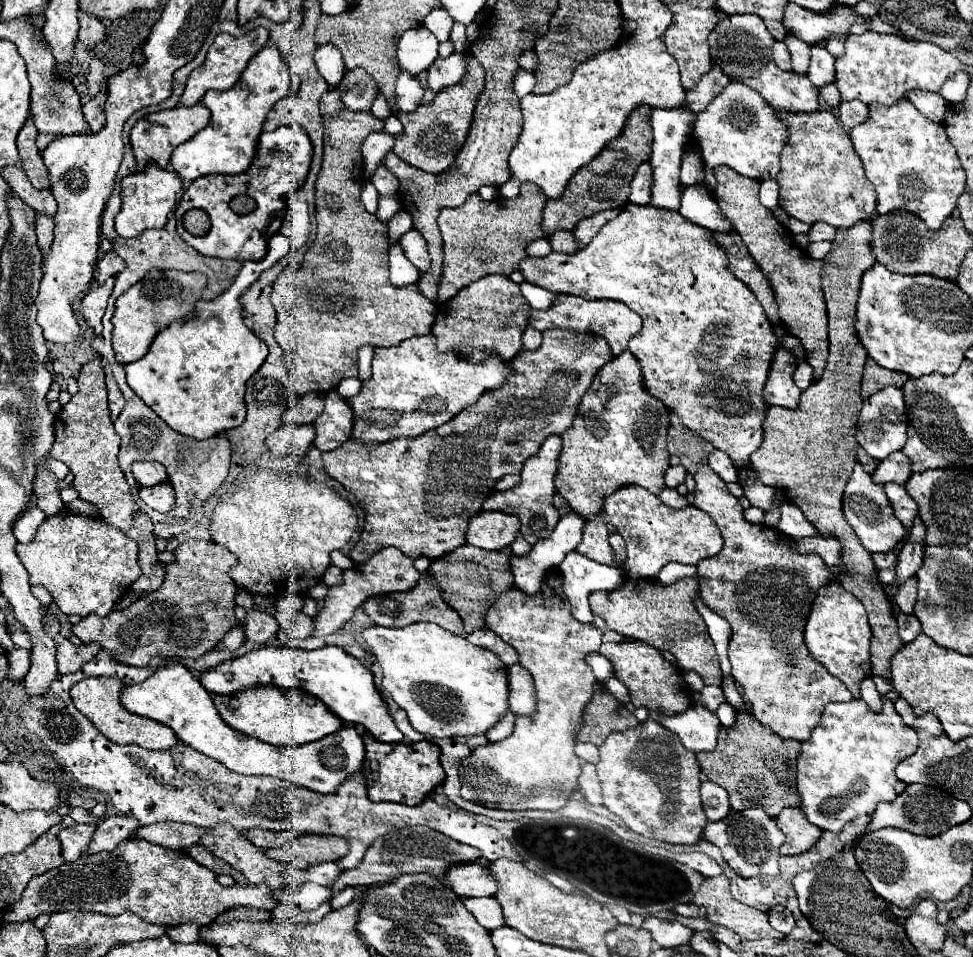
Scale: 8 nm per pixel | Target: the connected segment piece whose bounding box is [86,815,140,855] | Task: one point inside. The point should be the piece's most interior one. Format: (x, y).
(111, 830)

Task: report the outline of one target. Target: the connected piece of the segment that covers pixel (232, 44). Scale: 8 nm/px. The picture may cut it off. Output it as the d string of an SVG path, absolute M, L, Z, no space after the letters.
M258 27L242 37L232 37L232 35L226 35L226 33L220 33L214 43L210 45L208 49L208 55L206 55L206 61L194 69L186 81L186 89L184 89L184 95L182 95L182 105L184 107L192 107L196 103L200 103L200 99L204 97L206 91L210 89L216 89L216 91L226 91L226 89L232 89L238 79L240 79L240 73L244 71L244 67L248 65L248 61L266 45L268 41L268 31L264 27Z

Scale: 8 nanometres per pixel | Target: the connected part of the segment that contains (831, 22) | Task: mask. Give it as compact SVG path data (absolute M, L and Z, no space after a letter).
M788 3L784 11L784 27L790 35L796 35L808 45L828 41L838 35L848 35L852 25L866 25L868 17L862 17L854 11L854 7L842 7L836 3L832 9L824 11L824 15L816 15L814 11L804 11L796 3Z

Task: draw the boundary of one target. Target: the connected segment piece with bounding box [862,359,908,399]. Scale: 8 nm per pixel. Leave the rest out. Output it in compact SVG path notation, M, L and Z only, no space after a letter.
M868 359L866 367L864 367L864 377L862 377L862 397L866 399L886 387L902 387L906 379L908 379L908 375L882 369L874 359Z

